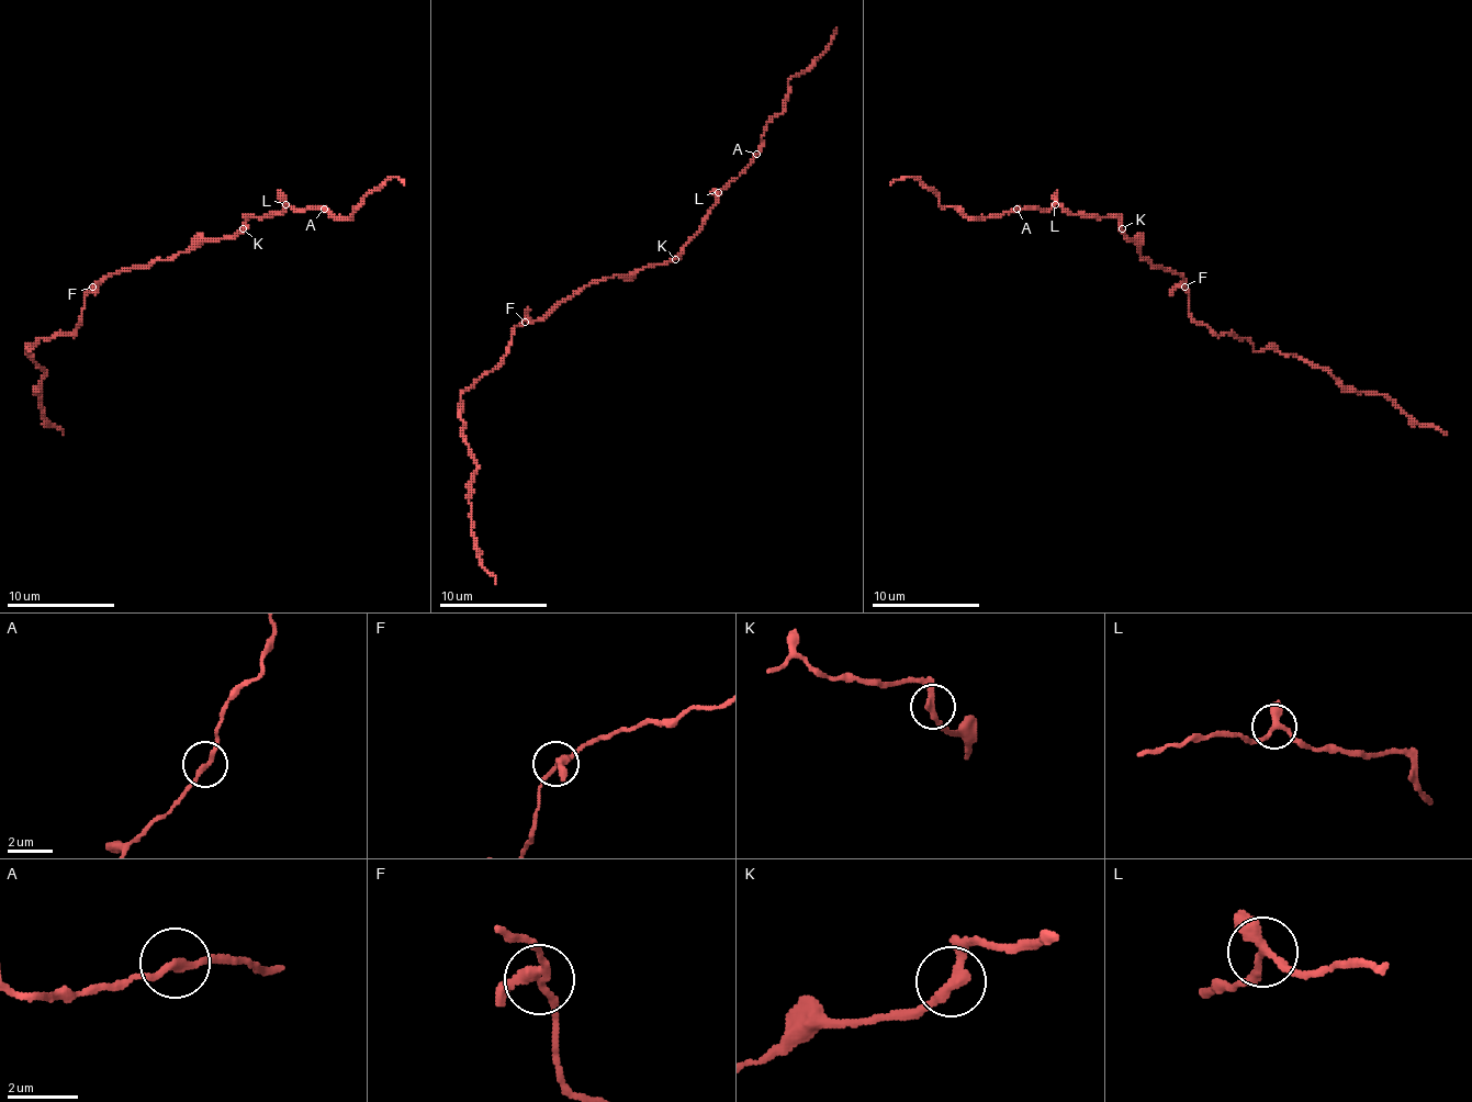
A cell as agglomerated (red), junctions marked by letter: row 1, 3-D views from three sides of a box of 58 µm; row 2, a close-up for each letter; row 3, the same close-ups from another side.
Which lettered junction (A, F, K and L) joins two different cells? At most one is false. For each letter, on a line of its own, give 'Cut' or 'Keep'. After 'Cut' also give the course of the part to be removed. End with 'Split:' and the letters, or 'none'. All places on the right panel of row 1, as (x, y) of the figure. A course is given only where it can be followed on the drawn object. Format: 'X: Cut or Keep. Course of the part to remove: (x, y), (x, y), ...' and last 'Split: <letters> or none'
A: Keep
F: Keep
K: Keep
L: Keep
Split: none

